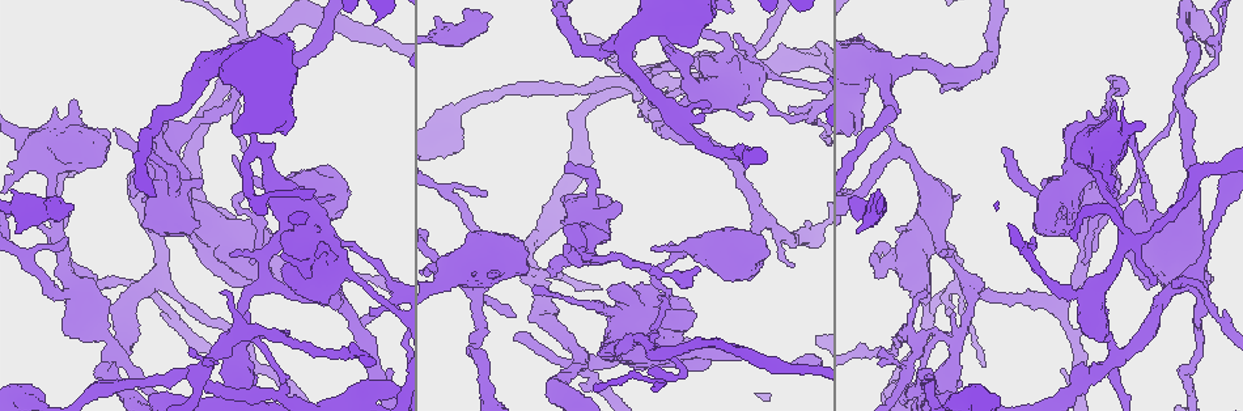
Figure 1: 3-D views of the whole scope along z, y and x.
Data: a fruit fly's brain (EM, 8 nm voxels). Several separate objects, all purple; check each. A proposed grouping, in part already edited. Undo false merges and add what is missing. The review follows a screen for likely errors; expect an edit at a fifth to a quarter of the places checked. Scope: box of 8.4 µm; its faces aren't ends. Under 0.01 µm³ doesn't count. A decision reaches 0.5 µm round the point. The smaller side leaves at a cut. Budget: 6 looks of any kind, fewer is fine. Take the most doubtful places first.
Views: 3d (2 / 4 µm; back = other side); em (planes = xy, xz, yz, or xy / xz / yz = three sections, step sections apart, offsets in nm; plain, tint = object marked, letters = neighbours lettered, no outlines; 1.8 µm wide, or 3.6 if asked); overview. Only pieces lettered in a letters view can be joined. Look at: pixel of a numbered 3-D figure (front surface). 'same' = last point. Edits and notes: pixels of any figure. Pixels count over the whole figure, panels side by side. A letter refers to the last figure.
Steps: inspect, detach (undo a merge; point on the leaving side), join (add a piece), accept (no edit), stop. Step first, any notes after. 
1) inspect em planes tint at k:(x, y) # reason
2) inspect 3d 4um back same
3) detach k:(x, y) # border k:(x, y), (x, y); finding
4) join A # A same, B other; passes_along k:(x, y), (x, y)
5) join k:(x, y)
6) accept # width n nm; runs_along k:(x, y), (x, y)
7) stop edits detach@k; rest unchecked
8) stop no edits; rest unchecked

inspect 3d 2um back at 1:(221, 91) # thick turns thin

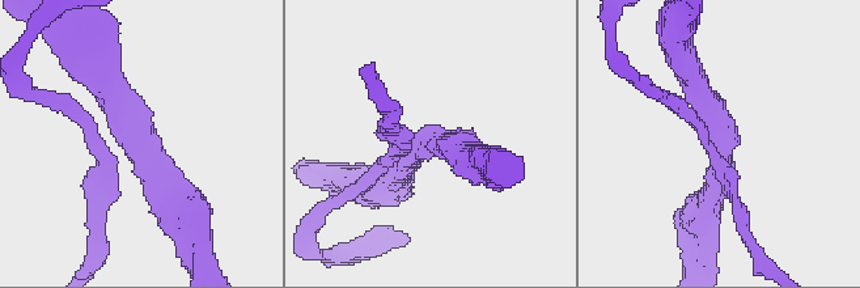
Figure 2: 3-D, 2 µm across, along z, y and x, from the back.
inspect em xz step 8 letters at 2:(131, 144) # arms 4

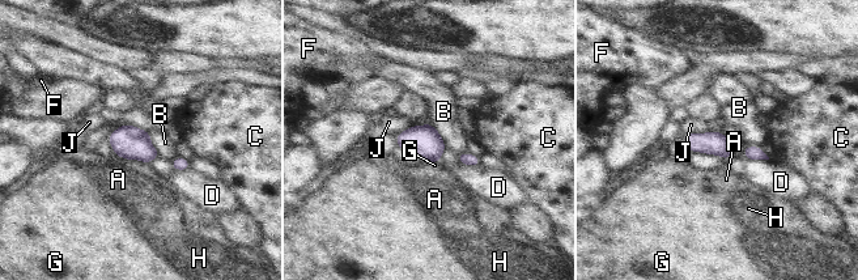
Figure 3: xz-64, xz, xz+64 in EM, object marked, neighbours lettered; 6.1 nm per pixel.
accept # A other, B other, C other, D other, F other, G other, H other, J other; all the same neuron

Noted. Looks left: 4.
inspect em planes plain at 1:(160, 281) # four or more arms meet

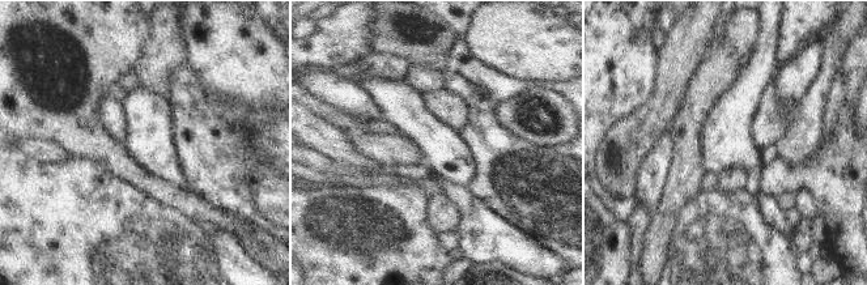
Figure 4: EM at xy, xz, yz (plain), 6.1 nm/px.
inspect em planes tint same

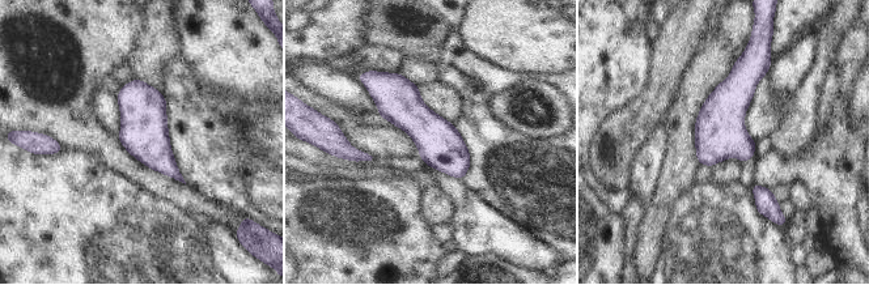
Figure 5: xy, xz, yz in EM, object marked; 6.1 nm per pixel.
inspect em planes letters same

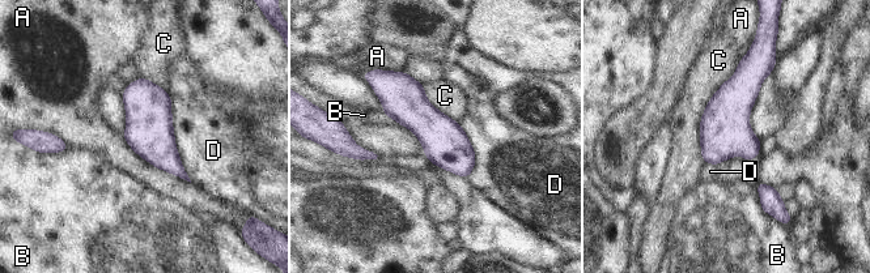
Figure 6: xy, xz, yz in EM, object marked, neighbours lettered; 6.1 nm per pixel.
accept # width 280 nm; A other, B other, C other, D other; border 6:(122, 135), (148, 162), (190, 183); all the same neuron

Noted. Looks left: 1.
inspect em planes letters at 1:(669, 243) # thin end

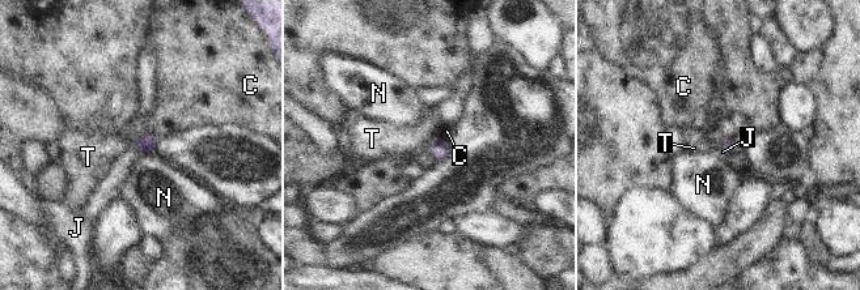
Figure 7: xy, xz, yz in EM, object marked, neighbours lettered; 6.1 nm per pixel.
join J # C other, J same, N other, T other; it goes on there

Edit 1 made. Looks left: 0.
stop edits join@7; rest unchecked

